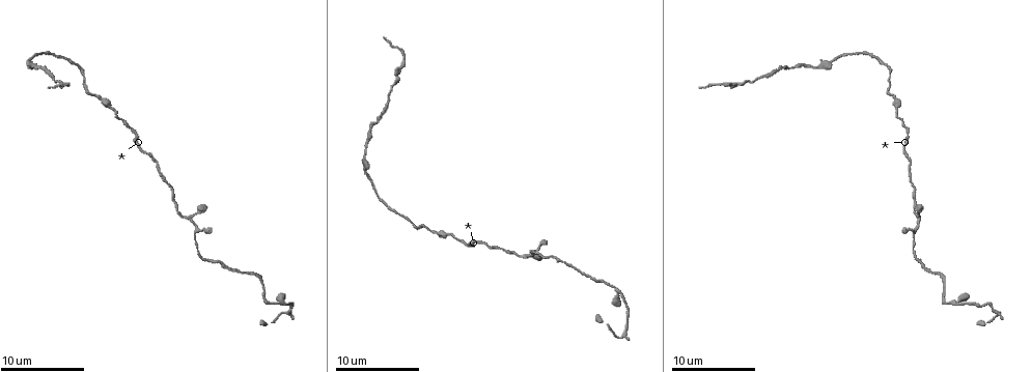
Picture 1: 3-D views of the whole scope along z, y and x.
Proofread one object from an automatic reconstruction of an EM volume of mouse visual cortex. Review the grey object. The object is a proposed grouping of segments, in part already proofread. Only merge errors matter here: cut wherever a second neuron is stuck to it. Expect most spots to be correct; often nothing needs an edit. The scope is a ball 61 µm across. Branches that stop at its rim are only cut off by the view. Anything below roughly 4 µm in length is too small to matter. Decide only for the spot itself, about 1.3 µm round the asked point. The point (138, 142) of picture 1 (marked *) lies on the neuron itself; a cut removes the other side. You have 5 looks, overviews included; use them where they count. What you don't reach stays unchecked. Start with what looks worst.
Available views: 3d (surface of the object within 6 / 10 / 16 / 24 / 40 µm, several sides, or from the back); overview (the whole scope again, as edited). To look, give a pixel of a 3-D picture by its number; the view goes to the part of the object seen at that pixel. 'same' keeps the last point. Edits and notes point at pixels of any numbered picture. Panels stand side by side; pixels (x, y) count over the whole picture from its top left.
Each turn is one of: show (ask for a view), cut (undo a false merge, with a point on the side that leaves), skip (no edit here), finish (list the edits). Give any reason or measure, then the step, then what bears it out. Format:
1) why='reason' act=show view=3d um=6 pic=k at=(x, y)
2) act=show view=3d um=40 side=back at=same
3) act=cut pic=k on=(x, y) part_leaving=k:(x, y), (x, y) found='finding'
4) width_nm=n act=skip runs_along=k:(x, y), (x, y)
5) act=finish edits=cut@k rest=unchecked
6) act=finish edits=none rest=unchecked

why='three-way junction' act=show view=3d um=10 pic=1 at=(196, 229)

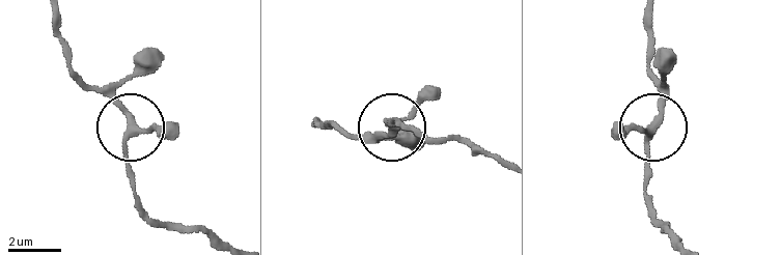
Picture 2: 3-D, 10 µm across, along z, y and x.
width_nm=220 act=skip runs_along=2:(646, 17), (646, 64), (660, 90), (646, 150), (646, 202) found='all the same neuron'

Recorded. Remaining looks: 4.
why='calibre changes' act=show view=3d um=10 pic=1 at=(727, 83)

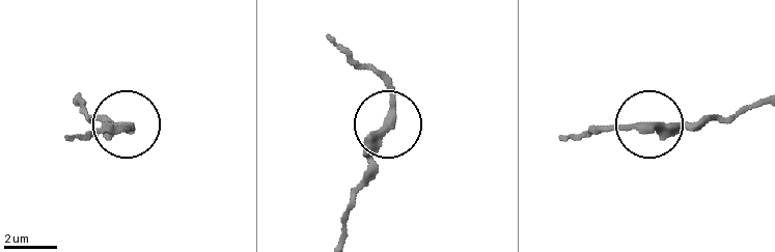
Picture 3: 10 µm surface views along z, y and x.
act=show view=3d um=6 pic=3 at=(642, 128)

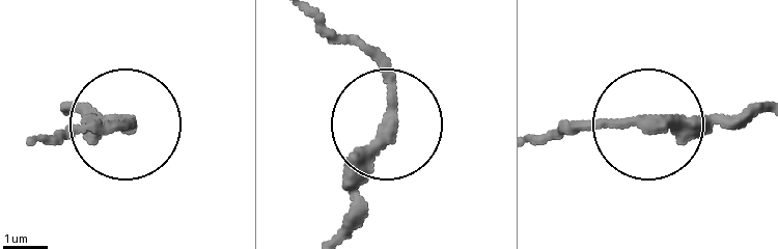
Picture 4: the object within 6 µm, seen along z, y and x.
act=skip runs_along=4:(752, 111), (555, 129) found='continuous, no second neuron'

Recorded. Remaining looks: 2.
why='calibre changes' act=show view=3d um=6 pic=1 at=(365, 174)

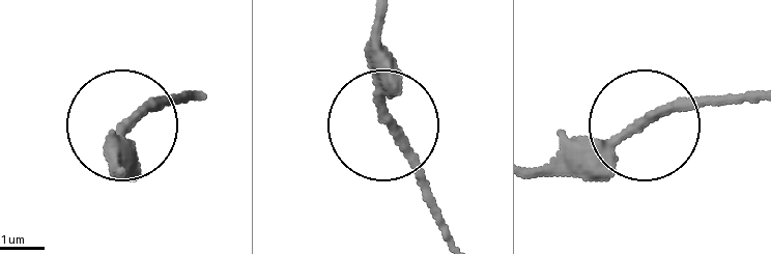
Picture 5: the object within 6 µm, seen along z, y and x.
act=show view=3d um=6 side=back pic=5 at=(641, 122)

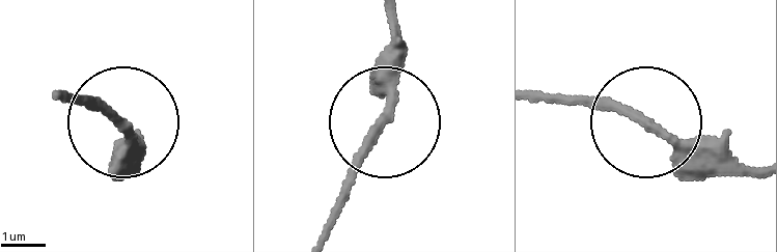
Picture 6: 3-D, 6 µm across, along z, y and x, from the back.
act=skip runs_along=6:(325, 229), (381, 118), (395, 32) found='one neuron here'

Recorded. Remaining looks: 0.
act=finish edits=none rest=unchecked

